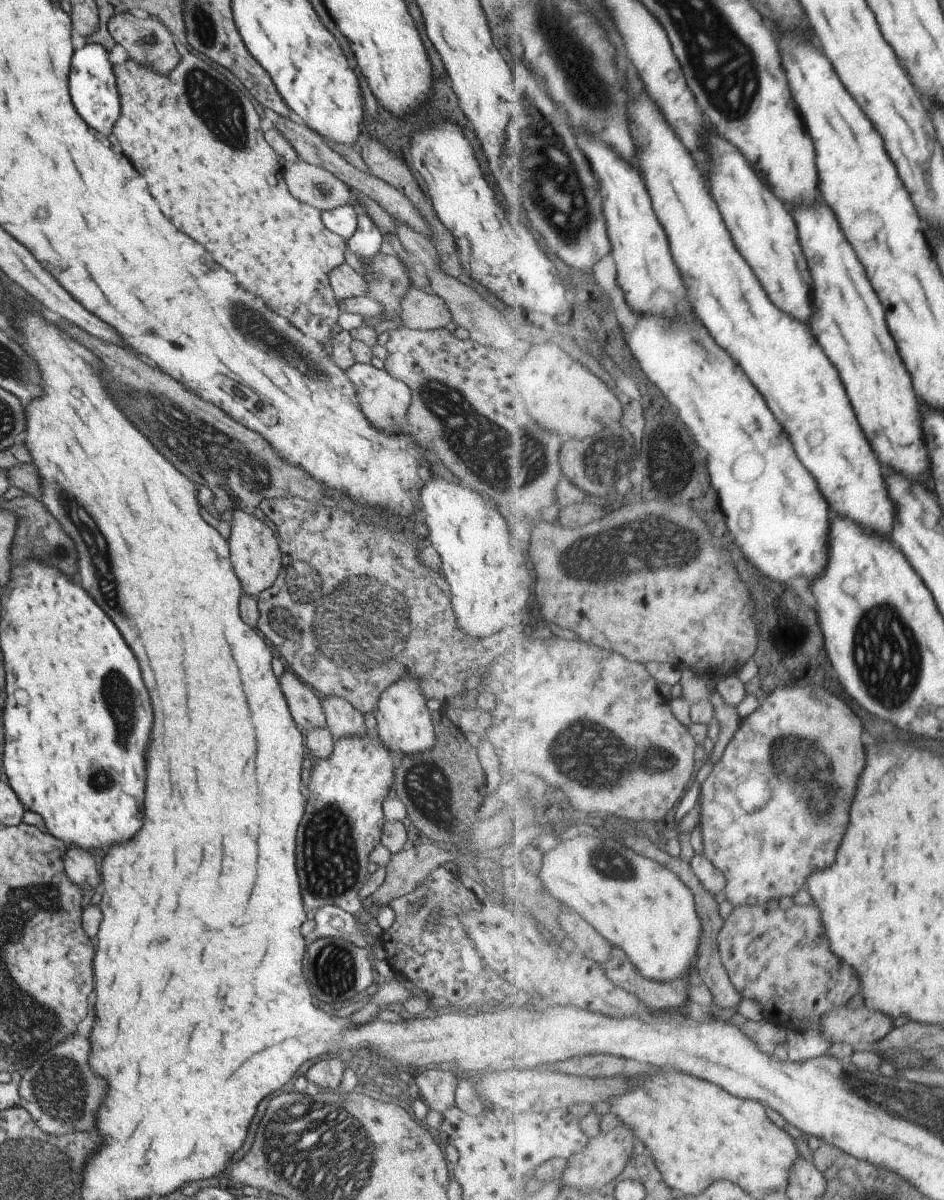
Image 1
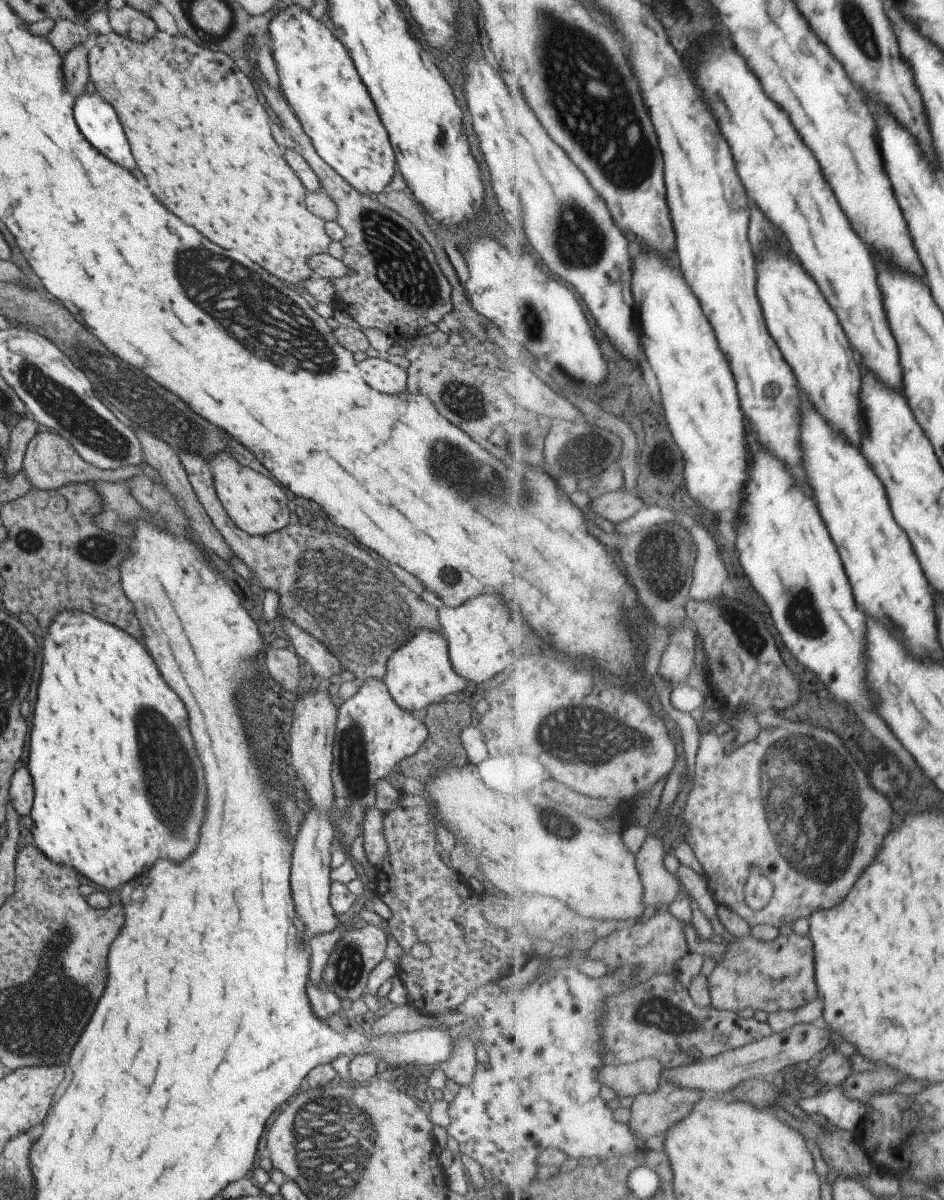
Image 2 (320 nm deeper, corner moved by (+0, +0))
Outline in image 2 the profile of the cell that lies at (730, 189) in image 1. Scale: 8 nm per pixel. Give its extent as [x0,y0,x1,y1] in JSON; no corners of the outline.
[758,252,863,448]

